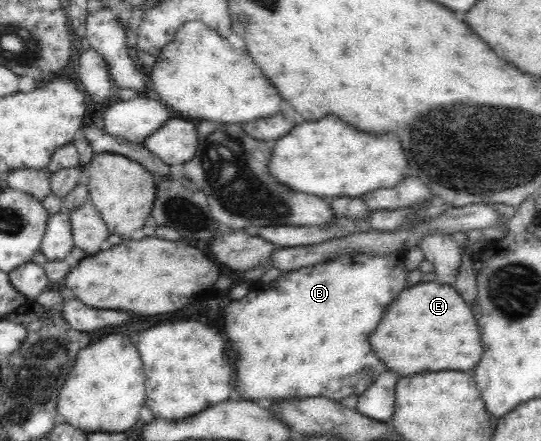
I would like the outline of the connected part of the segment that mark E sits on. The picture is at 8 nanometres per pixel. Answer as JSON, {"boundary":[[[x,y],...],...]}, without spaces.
{"boundary":[[[434,277],[399,293],[368,340],[385,367],[401,377],[423,371],[473,370],[484,352],[471,307],[451,283],[441,283]]]}

